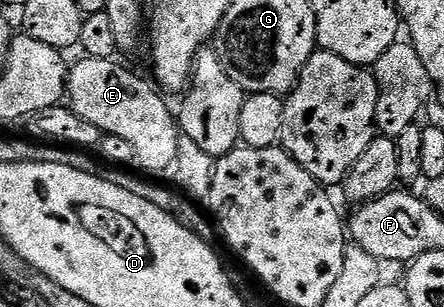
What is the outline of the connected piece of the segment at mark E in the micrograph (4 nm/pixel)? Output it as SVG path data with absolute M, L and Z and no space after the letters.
M83 58L80 64L72 63L67 77L69 106L85 122L93 122L100 133L125 138L133 146L135 164L143 167L144 173L163 172L166 168L168 171L175 163L181 139L176 113L167 109L164 97L150 79L142 80L115 63L114 59L101 58Z

